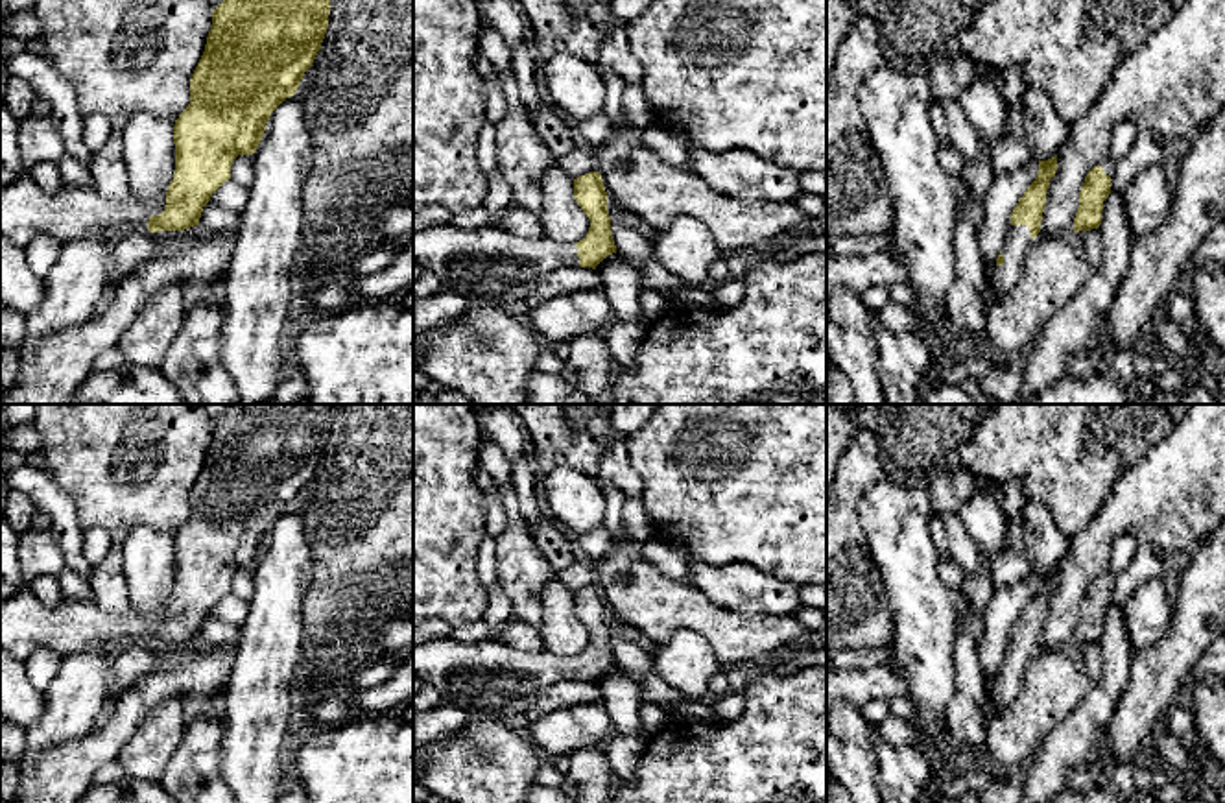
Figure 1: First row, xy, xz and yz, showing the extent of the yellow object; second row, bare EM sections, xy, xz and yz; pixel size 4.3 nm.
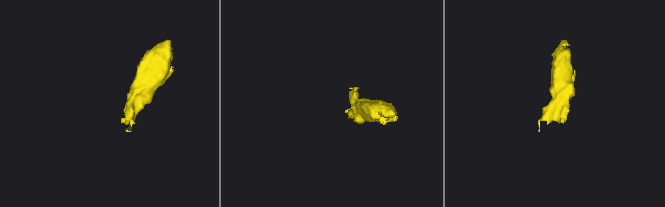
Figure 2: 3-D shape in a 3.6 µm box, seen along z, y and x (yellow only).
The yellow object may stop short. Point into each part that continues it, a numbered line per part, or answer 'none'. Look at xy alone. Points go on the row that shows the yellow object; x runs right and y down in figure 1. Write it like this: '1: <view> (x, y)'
1: xy (26, 211)

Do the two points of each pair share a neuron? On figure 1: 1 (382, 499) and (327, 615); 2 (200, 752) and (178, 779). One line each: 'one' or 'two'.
1: one
2: one

